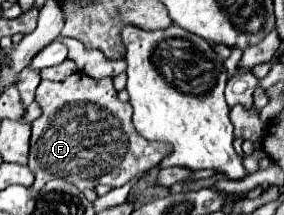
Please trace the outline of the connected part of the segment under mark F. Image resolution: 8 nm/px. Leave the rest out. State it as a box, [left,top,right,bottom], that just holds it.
[28,73,171,191]

